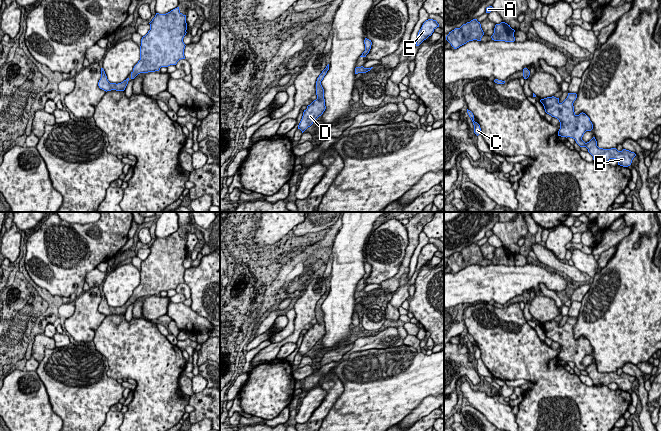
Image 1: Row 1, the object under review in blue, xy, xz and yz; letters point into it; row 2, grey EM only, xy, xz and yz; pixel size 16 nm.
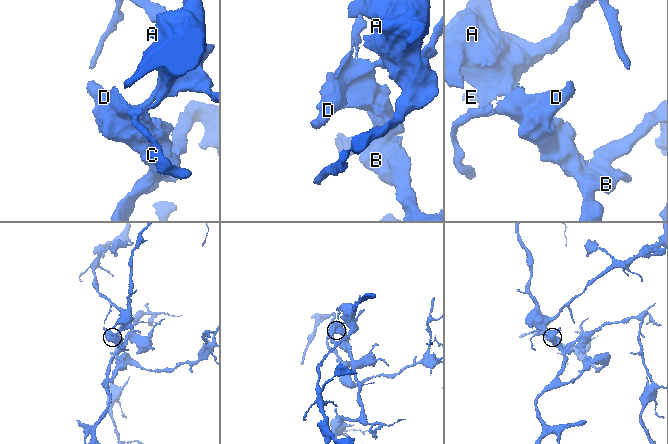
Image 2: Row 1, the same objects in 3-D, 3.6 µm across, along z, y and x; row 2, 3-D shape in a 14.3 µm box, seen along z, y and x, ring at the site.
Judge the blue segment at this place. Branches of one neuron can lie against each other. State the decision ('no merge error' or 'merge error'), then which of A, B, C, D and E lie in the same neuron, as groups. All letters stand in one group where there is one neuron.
merge error; groups A E / B C D

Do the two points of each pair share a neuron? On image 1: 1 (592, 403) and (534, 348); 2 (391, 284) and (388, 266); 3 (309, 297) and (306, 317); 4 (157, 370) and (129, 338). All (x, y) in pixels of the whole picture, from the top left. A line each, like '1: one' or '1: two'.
1: one
2: two
3: one
4: one

